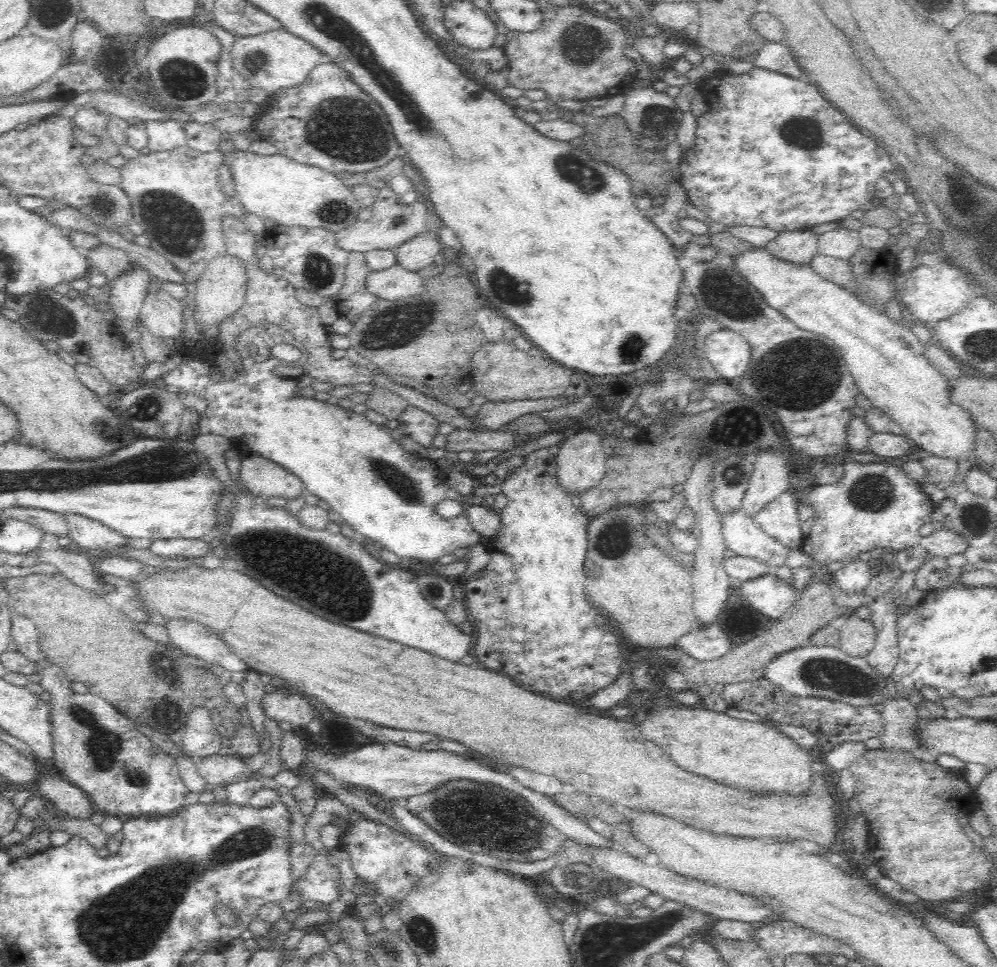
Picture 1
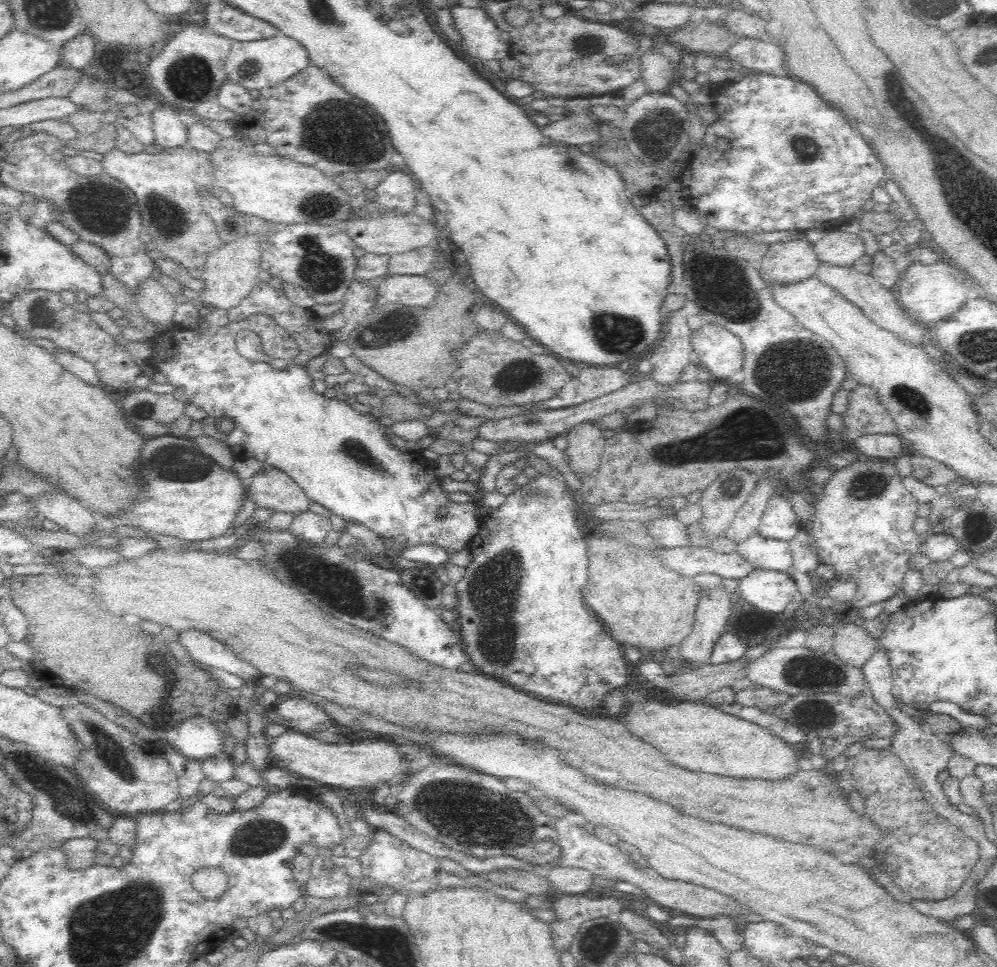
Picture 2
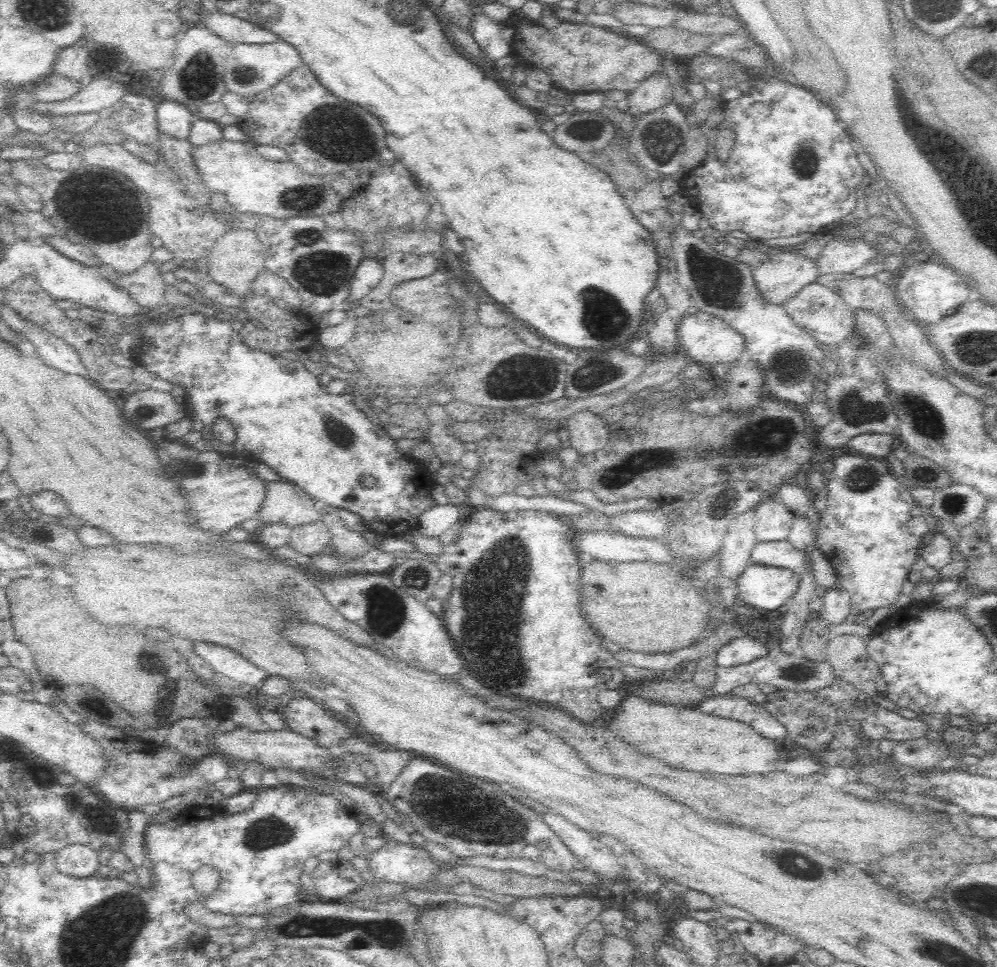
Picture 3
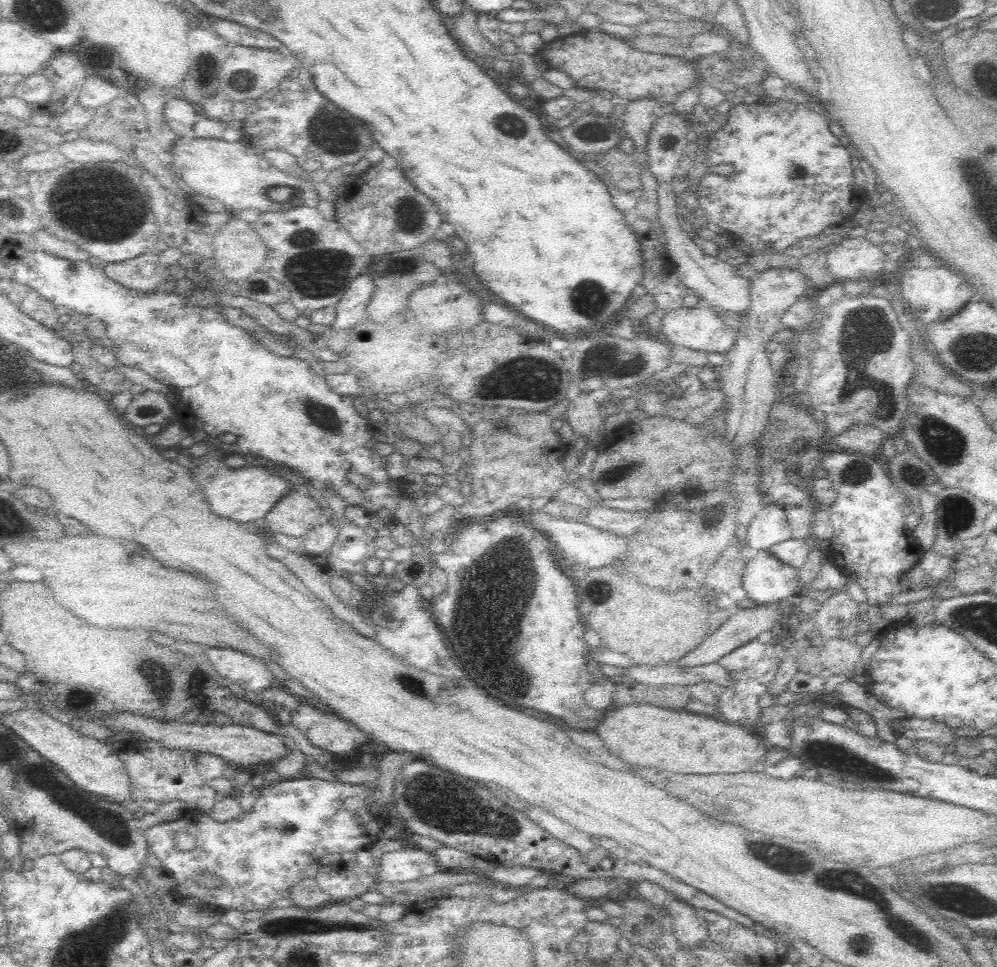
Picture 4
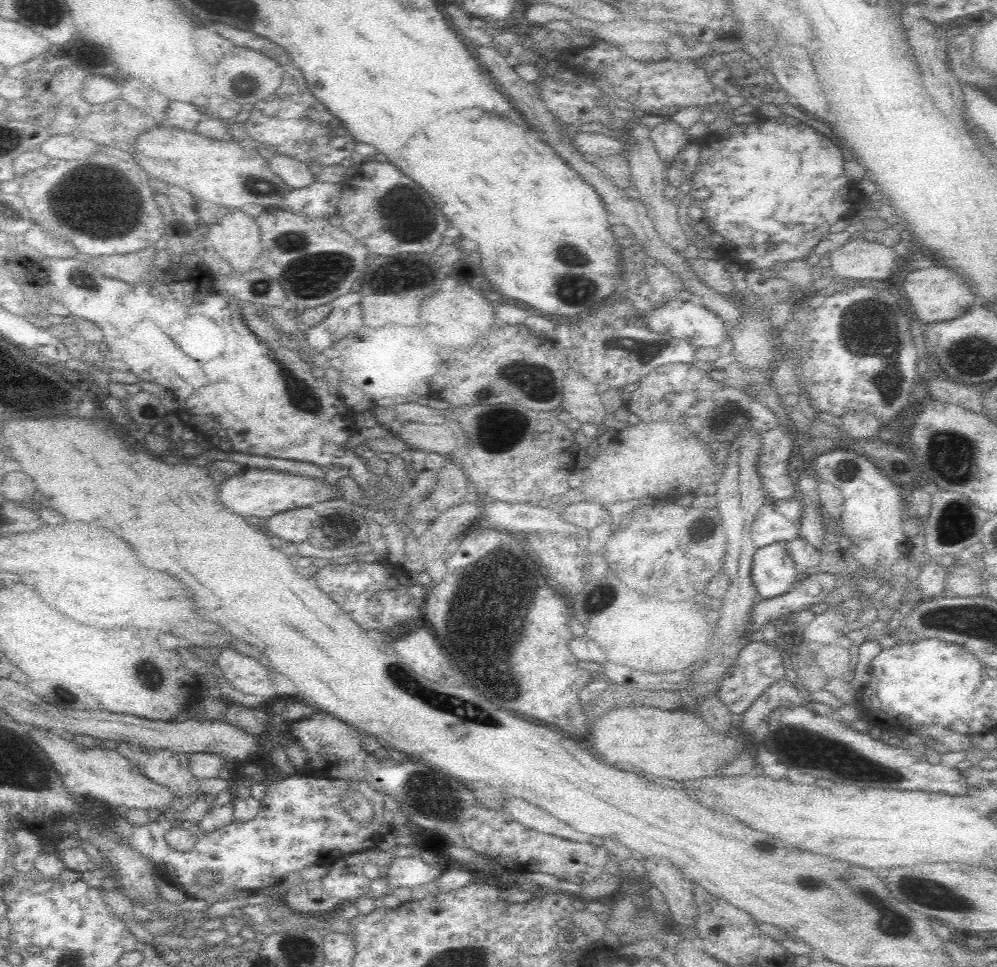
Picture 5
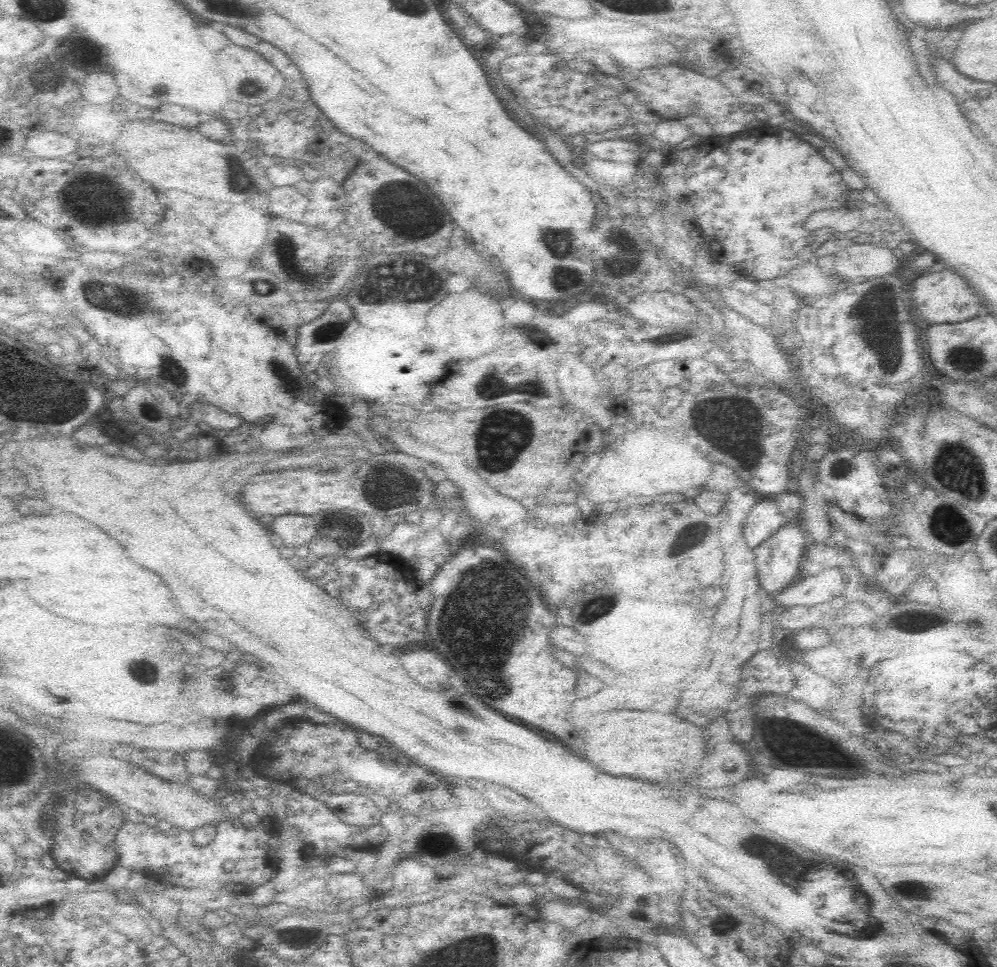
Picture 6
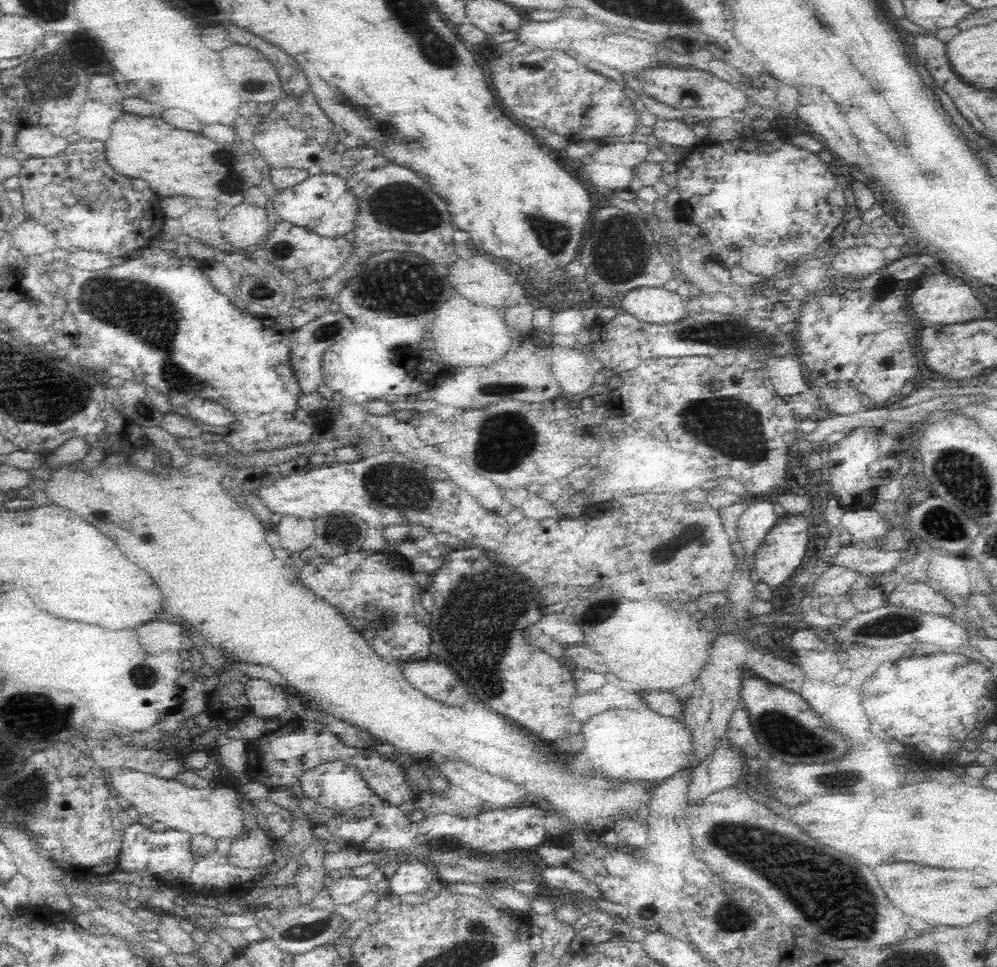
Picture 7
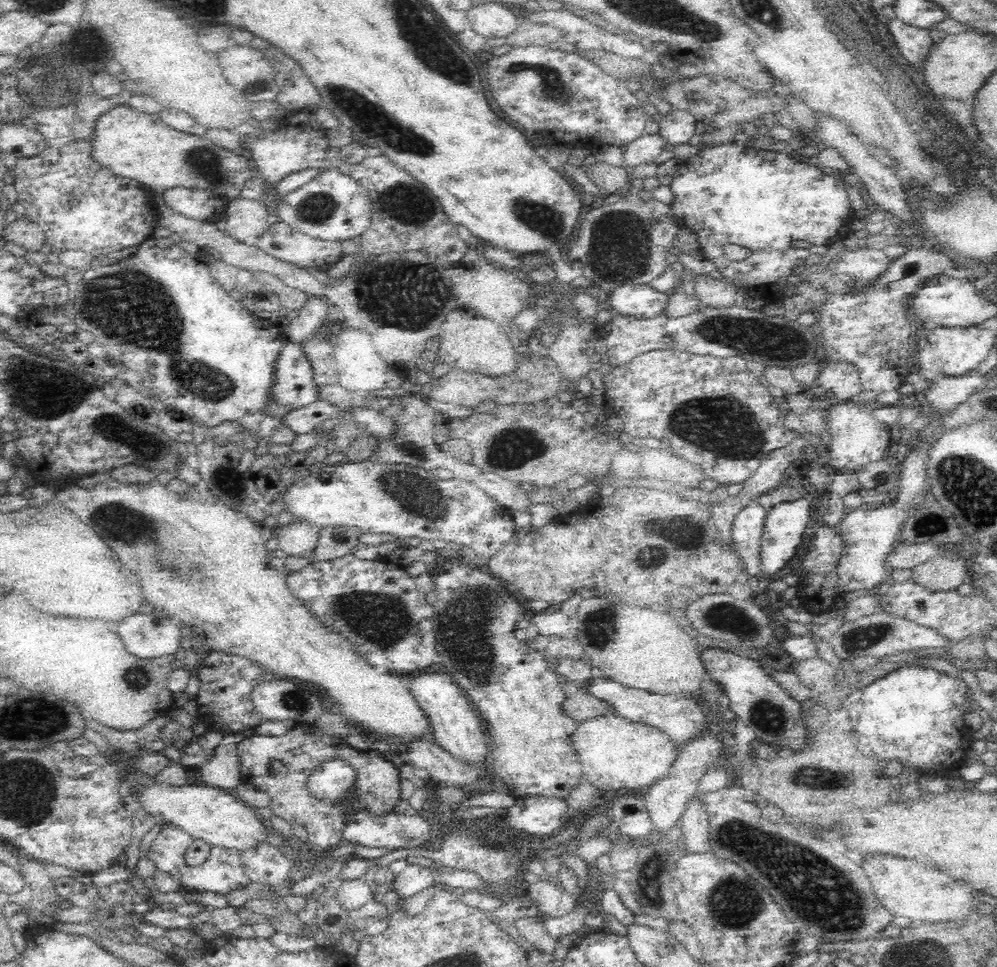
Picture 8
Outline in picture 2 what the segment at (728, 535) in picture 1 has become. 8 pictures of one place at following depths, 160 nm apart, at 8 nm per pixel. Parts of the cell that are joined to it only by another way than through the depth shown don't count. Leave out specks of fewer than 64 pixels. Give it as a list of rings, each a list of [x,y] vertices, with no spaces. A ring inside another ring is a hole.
[[[757,532],[746,539],[736,550],[753,569],[787,572],[793,566],[789,542],[765,539]]]

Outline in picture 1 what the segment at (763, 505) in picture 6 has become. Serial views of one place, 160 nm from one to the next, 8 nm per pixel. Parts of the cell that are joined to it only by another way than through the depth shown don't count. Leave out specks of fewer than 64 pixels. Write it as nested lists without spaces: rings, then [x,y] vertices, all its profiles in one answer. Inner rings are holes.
[[[784,491],[776,500],[768,503],[764,510],[755,516],[755,523],[774,540],[788,548],[803,550],[806,535],[802,532],[798,520],[798,504],[801,498]]]

